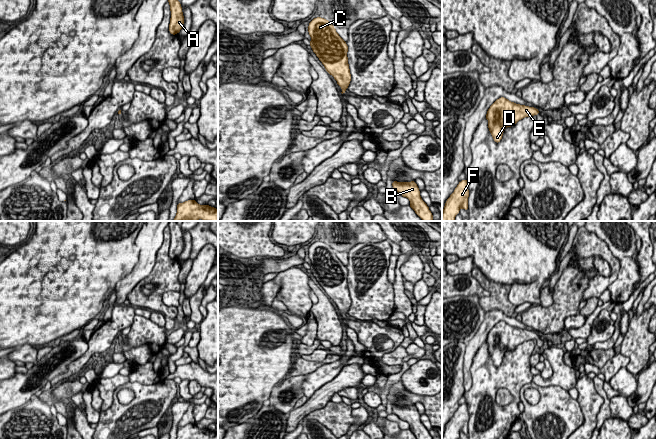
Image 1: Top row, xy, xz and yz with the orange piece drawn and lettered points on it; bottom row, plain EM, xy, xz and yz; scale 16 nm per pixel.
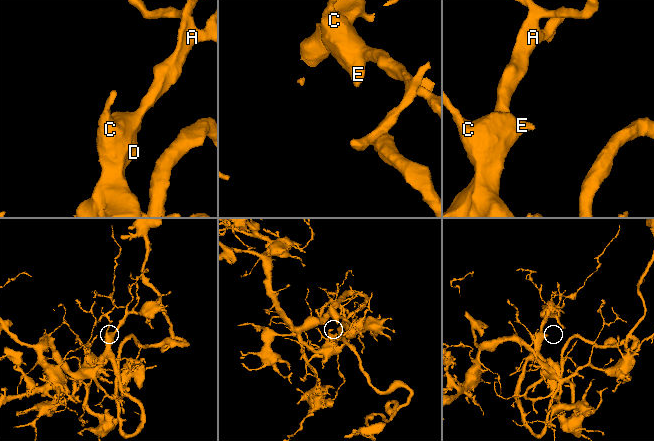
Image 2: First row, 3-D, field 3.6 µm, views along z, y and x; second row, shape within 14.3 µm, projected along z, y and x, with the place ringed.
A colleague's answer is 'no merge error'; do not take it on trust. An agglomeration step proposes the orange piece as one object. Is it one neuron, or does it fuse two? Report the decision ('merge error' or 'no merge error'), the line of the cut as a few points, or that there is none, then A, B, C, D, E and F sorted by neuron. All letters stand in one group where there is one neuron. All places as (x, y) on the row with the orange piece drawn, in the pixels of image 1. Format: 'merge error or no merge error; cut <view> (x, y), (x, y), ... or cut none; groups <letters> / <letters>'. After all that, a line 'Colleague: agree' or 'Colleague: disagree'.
no merge error; cut none; groups A B C D E F
Colleague: agree

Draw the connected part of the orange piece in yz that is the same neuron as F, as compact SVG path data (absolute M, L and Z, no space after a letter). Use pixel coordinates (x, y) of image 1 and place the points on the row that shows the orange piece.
M464 179L458 183L454 192L446 200L442 212L442 221L455 221L455 217L461 208L468 211L468 197L468 180Z

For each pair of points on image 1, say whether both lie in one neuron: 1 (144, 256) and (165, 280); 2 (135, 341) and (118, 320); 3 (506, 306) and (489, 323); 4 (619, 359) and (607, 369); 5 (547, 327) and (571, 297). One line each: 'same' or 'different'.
1: different
2: different
3: different
4: same
5: same

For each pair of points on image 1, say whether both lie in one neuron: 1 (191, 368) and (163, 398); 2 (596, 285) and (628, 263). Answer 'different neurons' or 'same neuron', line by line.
1: different neurons
2: different neurons

